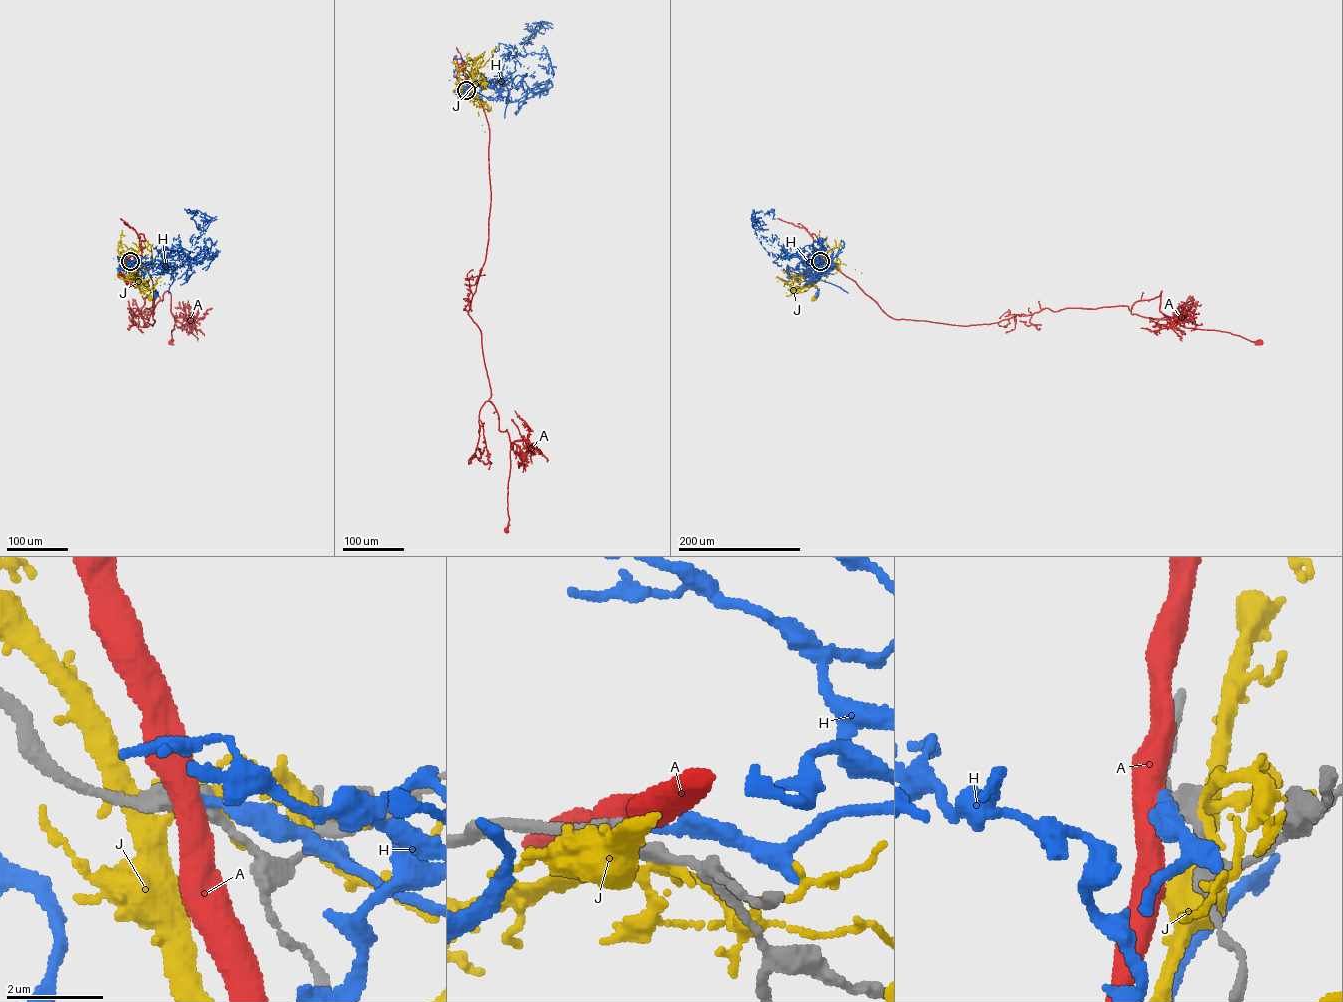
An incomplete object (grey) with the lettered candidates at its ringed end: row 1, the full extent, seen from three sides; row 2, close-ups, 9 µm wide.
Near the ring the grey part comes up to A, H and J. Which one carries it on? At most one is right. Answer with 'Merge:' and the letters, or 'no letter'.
Merge: H

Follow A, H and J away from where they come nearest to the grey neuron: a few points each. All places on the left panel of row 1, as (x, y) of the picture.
A: (130, 261), (135, 257), (152, 280), (155, 321), (136, 315), (133, 308), (153, 310), (170, 292), (170, 342)
H: (130, 261), (163, 266), (163, 271), (150, 275), (148, 280), (156, 292)
J: (131, 261), (137, 278), (149, 286), (146, 288), (150, 298)

